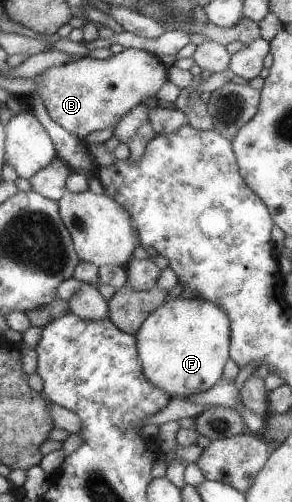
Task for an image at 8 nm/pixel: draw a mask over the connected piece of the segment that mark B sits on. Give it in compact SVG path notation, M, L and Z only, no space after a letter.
M128 47L107 59L82 57L69 64L47 68L34 80L50 116L82 139L96 130L114 130L134 106L158 94L169 80L168 71L168 66L155 54Z

